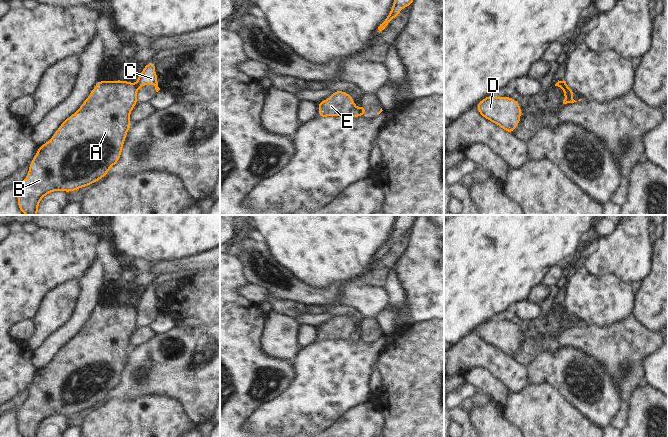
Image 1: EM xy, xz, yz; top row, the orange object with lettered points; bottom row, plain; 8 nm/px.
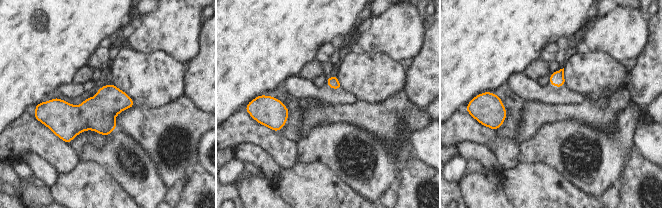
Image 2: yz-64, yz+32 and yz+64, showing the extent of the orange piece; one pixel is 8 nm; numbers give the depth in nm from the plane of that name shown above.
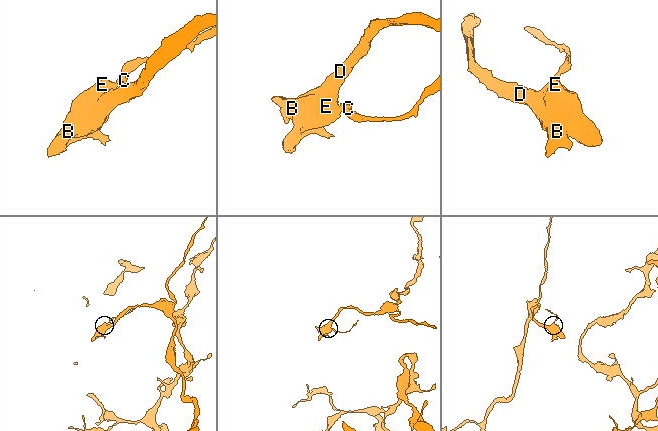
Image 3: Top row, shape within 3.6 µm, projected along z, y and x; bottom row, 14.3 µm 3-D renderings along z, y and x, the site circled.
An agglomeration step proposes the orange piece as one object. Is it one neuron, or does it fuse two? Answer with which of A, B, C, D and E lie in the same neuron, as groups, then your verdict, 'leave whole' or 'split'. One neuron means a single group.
A B D E / C | split

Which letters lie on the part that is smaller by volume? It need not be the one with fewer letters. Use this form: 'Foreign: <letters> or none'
Foreign: C

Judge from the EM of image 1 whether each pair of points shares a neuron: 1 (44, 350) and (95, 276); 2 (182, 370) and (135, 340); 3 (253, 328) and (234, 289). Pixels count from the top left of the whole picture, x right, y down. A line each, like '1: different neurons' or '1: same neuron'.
1: same neuron
2: different neurons
3: same neuron

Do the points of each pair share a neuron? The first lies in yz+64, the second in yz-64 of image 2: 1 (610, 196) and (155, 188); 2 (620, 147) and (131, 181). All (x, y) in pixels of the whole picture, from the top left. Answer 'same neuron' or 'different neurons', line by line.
1: different neurons
2: same neuron

